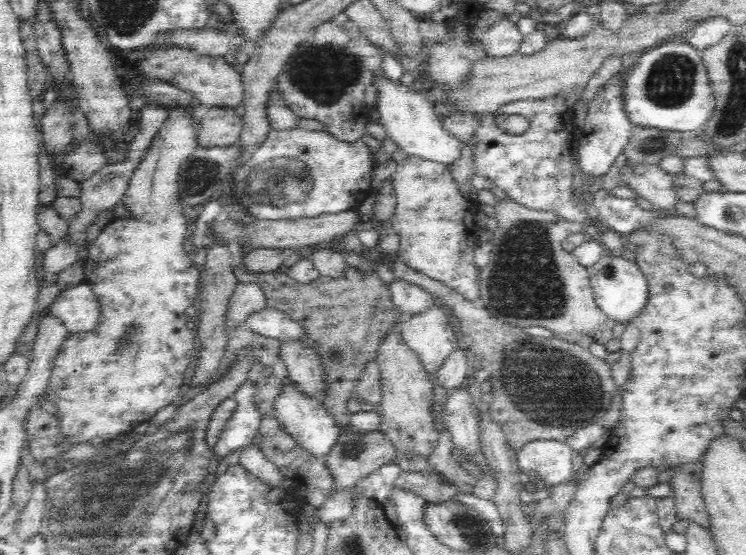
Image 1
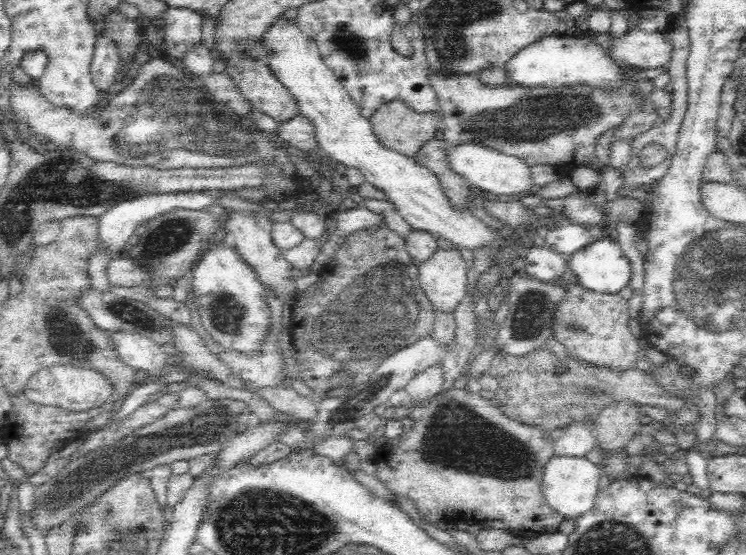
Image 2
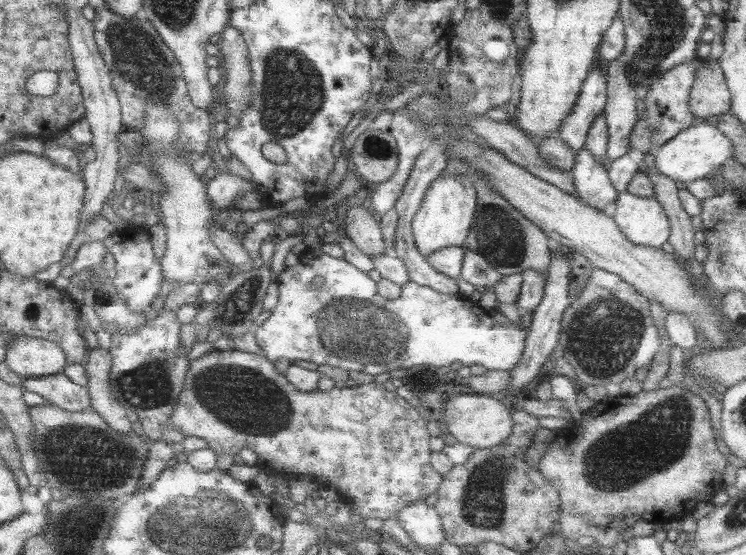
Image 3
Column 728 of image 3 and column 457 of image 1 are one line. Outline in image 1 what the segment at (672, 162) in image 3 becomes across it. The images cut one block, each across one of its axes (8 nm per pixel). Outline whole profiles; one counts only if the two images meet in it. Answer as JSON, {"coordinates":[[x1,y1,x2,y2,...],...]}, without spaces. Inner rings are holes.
{"coordinates":[[386,74,374,80,374,88,378,92,374,110,378,110,380,114,380,126,386,130,388,138,394,140,396,146,402,148,408,156,432,160,448,168,462,156,462,142,442,126,442,116,438,114,436,104,428,96,428,92,418,92,414,90,414,86,402,86,390,80]]}

